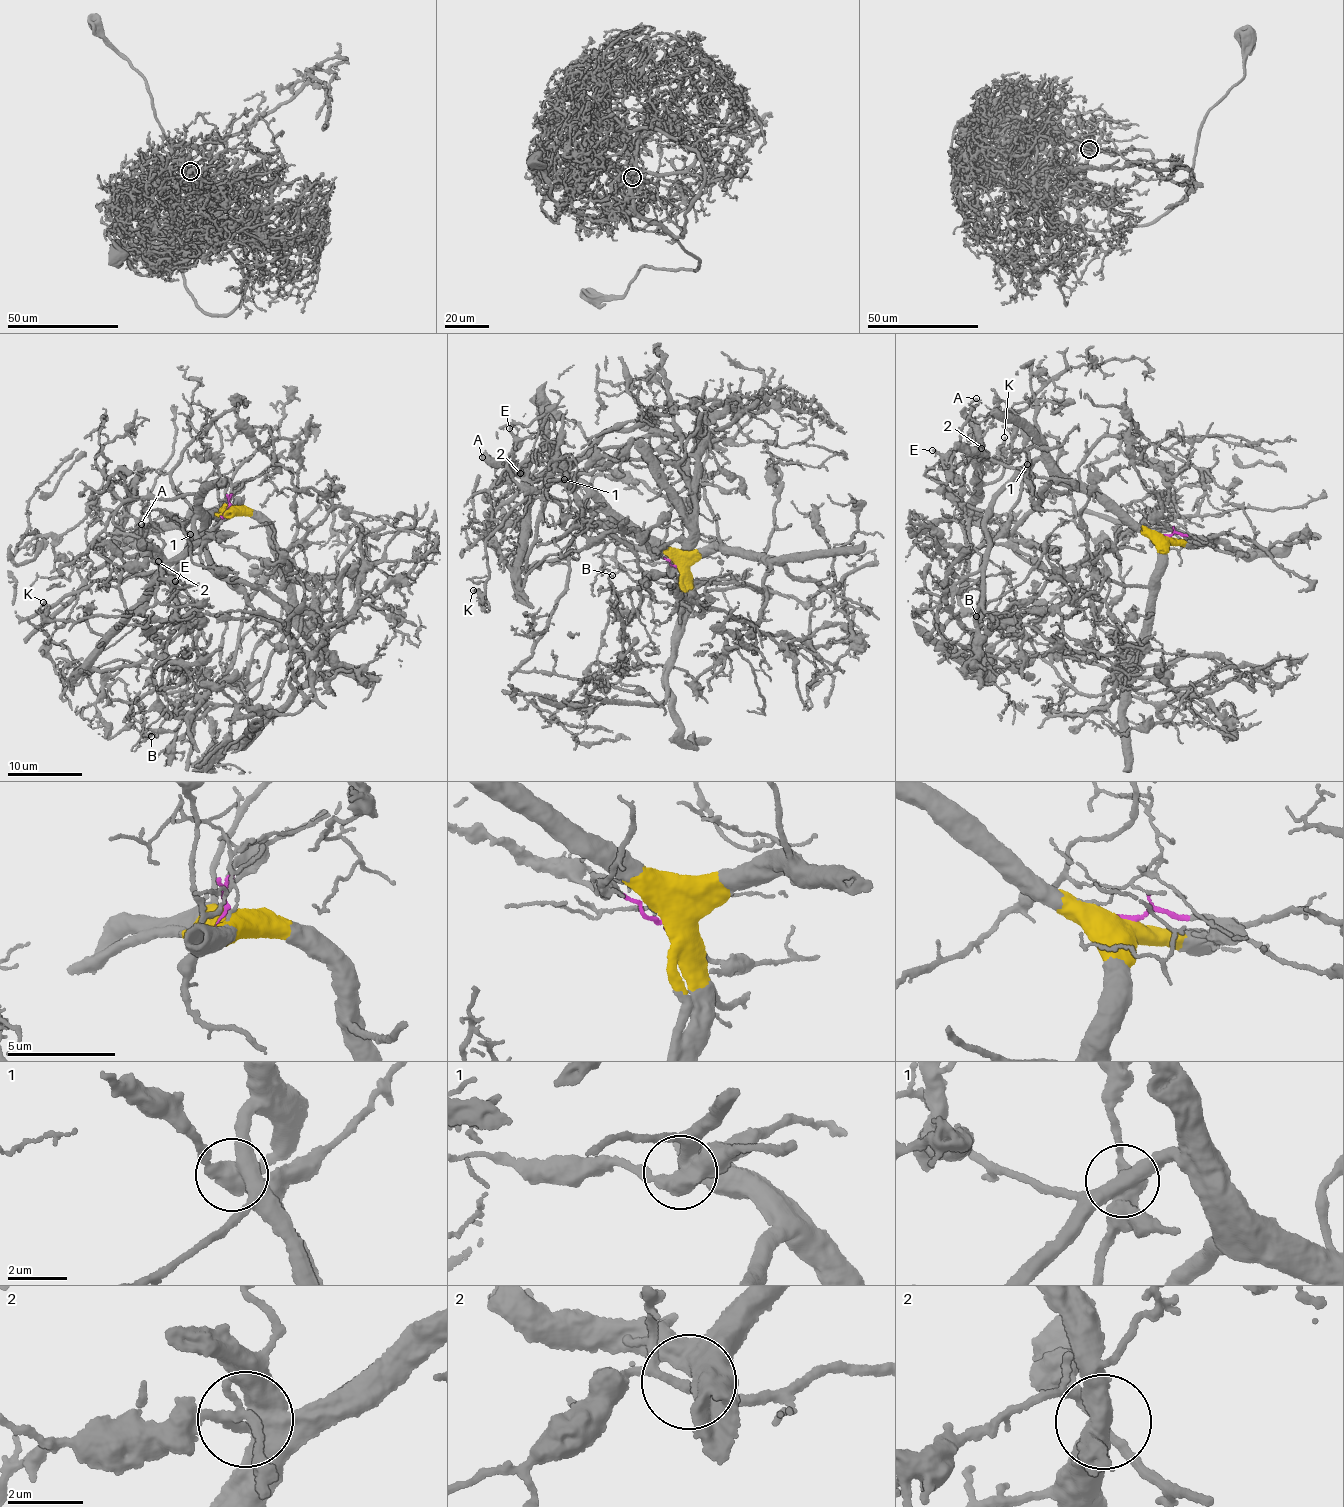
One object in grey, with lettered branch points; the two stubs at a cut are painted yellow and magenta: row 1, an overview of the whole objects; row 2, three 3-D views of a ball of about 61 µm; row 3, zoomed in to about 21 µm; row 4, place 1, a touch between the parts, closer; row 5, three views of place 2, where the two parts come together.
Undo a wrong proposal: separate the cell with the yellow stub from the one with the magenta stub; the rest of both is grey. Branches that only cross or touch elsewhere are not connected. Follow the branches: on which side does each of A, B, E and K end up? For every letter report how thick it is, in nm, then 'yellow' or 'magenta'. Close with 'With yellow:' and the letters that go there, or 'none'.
A: 140 nm thick; magenta
B: 130 nm thick; yellow
E: 220 nm thick; yellow
K: 220 nm thick; magenta
With yellow: B, E

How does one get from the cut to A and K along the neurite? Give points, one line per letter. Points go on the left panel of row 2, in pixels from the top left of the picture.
A: (229, 508), (219, 540), (294, 562), (296, 636), (160, 510), (142, 511), (162, 544), (140, 542), (141, 523)
K: (229, 508), (219, 540), (285, 570), (294, 562), (305, 594), (294, 637), (258, 616), (54, 622), (43, 602)

